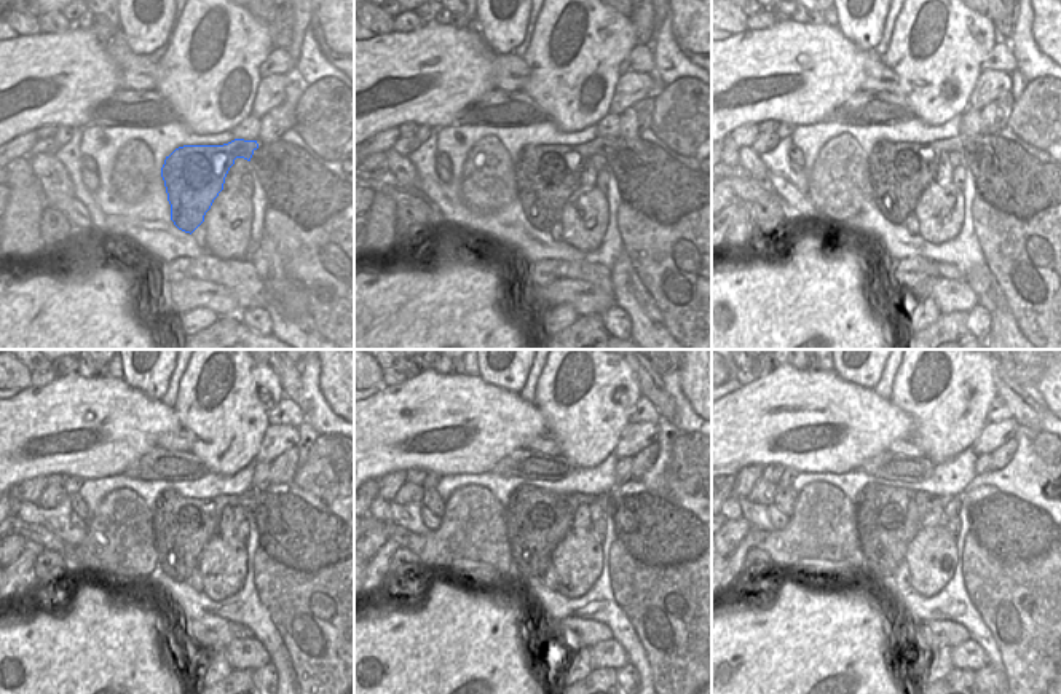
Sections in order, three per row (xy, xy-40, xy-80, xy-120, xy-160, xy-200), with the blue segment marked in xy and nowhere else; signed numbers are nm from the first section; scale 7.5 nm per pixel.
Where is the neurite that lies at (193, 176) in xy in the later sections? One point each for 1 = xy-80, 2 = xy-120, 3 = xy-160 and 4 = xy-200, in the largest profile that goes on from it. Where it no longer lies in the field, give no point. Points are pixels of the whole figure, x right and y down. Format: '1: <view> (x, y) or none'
1: xy-80 (899, 173)
2: xy-120 (182, 527)
3: xy-160 (536, 520)
4: xy-200 (887, 519)

